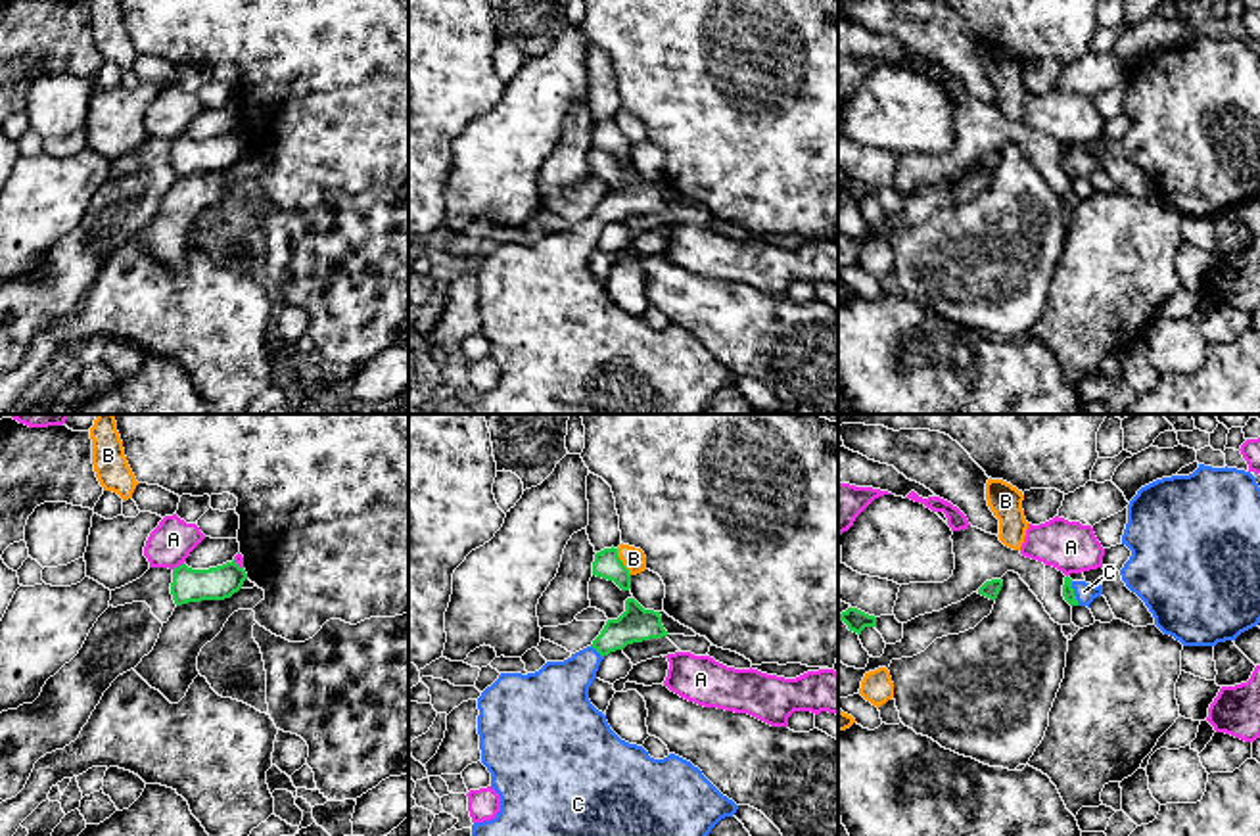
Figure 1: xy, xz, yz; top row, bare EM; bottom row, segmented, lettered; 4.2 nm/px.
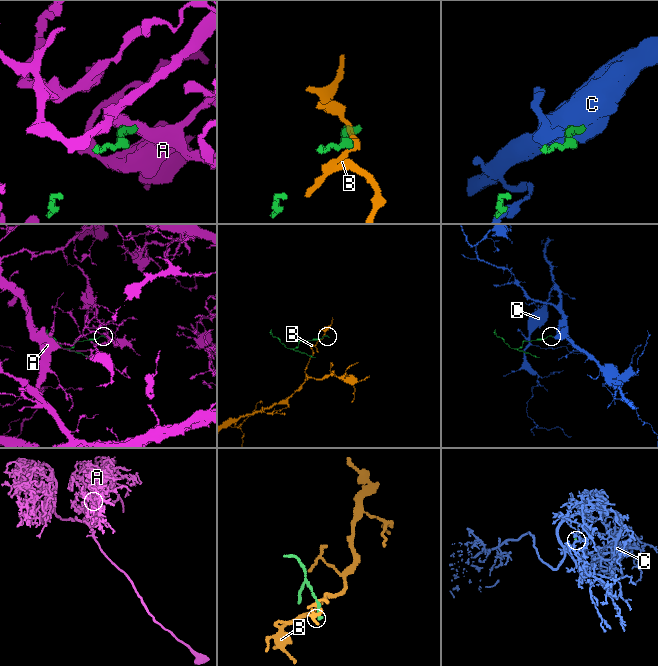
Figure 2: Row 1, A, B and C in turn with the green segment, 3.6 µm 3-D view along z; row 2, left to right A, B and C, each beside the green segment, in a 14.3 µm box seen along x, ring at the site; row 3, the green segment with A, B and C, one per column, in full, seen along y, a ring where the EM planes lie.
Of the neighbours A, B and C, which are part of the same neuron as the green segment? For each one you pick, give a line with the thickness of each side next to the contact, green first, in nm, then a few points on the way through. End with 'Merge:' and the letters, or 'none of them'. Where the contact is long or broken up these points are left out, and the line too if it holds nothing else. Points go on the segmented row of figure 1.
C: 50 nm thick on the green side, 80 nm on the other; runs through yz (1069, 595), (1073, 593), (1084, 591)
Merge: C

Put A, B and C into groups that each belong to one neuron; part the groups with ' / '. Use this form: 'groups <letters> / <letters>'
groups A / B / C

